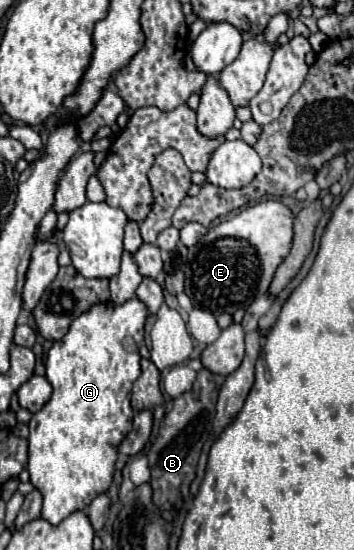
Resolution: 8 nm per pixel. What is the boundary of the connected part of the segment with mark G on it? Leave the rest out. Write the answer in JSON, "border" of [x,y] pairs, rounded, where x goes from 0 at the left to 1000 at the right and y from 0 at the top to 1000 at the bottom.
{"border":[[[373,540],[362,544],[356,551],[345,555],[328,555],[316,547],[299,547],[299,551],[271,551],[260,555],[243,569],[232,569],[226,576],[215,576],[203,587],[198,587],[198,598],[192,605],[169,616],[169,620],[153,620],[141,638],[136,638],[136,653],[130,653],[130,689],[141,693],[147,700],[147,722],[141,729],[107,747],[90,755],[79,776],[85,776],[85,795],[79,795],[79,856],[85,856],[85,875],[102,889],[119,893],[119,904],[124,904],[124,922],[119,922],[119,940],[130,947],[141,947],[147,955],[164,955],[181,940],[192,940],[198,933],[220,929],[220,925],[249,925],[254,911],[277,900],[277,896],[294,896],[311,878],[316,878],[316,864],[322,864],[322,842],[328,842],[328,831],[333,831],[333,805],[356,795],[356,787],[373,782],[373,740],[367,735],[367,724],[373,715],[373,700],[384,693],[384,685],[395,682],[395,642],[390,642],[390,631],[395,624],[407,620],[407,587],[412,587],[412,573],[418,573],[418,562],[412,555],[390,544],[390,540]]]}

